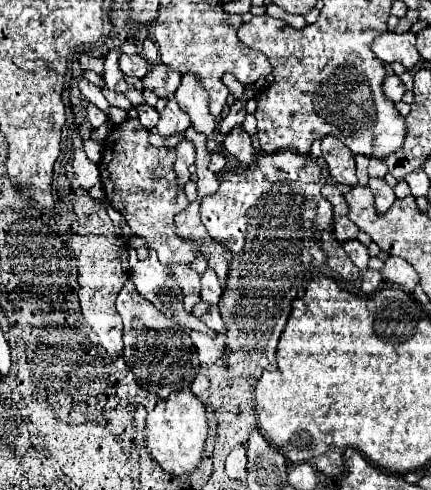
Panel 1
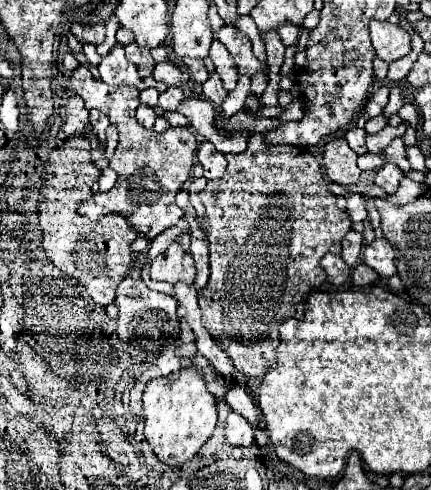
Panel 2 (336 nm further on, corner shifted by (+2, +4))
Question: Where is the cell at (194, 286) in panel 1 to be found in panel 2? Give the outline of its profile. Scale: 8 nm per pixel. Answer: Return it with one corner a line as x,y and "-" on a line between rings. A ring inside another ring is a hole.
172,244
166,252
158,254
152,260
152,272
150,278
152,280
162,280
162,282
186,282
192,284
196,276
194,270
194,260
188,252
184,252
180,248
180,244

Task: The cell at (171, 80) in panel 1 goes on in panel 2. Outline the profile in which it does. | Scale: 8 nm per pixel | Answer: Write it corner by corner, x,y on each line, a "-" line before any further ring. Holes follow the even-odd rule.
168,60
156,64
156,68
152,72
152,78
158,80
158,82
164,82
166,86
184,86
188,82
184,70
178,64
168,62

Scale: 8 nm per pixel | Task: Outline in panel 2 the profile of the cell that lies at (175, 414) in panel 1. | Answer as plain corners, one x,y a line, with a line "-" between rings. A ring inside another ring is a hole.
182,368
164,378
148,382
144,390
144,436
158,460
168,466
180,466
192,460
216,426
216,400
206,390
204,378
194,368

